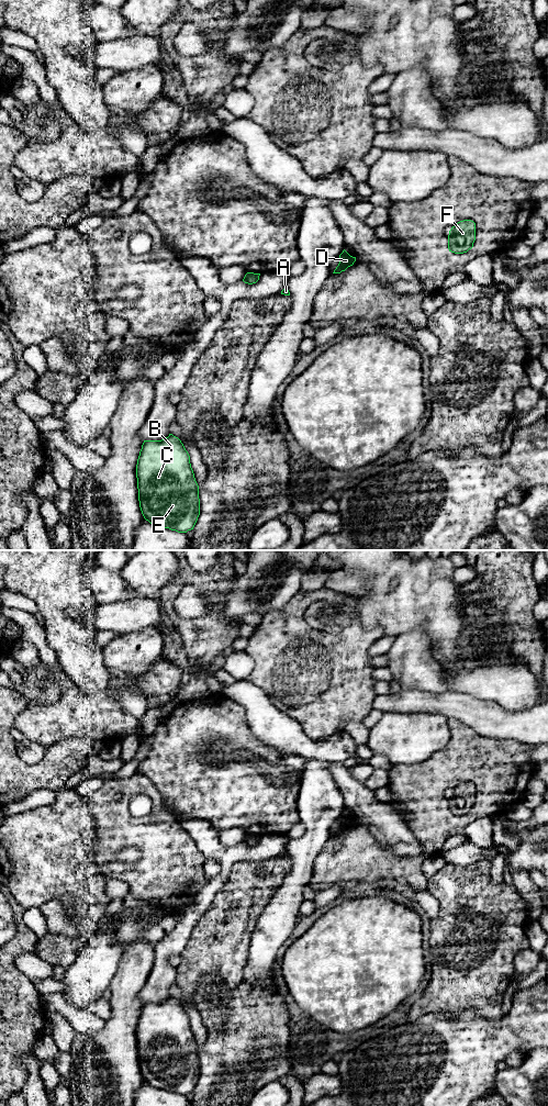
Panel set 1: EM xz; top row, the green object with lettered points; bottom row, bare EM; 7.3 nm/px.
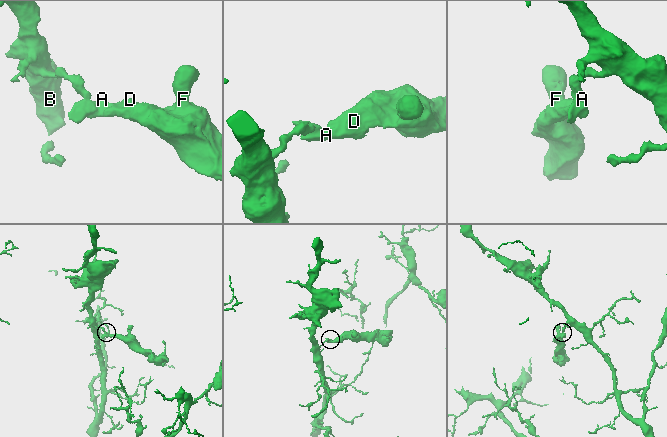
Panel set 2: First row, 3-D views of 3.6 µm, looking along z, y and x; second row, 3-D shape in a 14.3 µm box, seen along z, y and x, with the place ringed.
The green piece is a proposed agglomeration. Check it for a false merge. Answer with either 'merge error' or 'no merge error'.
merge error

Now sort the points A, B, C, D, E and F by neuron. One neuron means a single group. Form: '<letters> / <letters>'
A D F / B C E

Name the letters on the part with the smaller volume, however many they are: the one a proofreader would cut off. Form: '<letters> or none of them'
A, D, F

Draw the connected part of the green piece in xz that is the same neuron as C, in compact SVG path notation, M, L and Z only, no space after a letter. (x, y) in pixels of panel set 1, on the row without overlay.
M169 996L161 1003L144 1003L136 1027L138 1063L146 1083L178 1095L193 1092L200 1077L199 1048L190 1018L181 1003Z

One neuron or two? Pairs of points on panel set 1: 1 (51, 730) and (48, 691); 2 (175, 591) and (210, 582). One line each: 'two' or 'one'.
1: two
2: one

